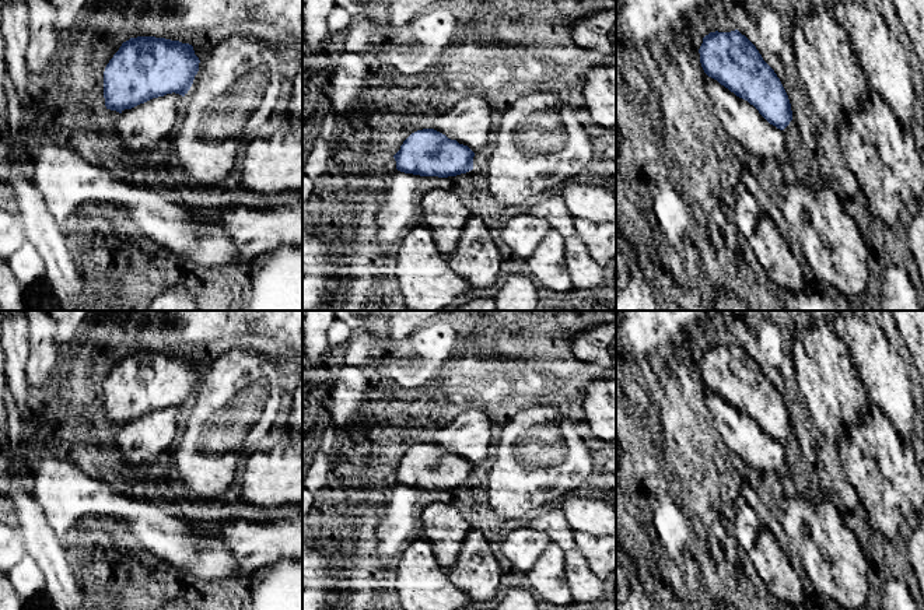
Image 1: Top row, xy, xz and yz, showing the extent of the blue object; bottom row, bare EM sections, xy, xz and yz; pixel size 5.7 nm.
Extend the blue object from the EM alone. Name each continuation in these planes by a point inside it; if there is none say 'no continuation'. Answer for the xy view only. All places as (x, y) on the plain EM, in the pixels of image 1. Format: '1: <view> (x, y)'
no continuation

